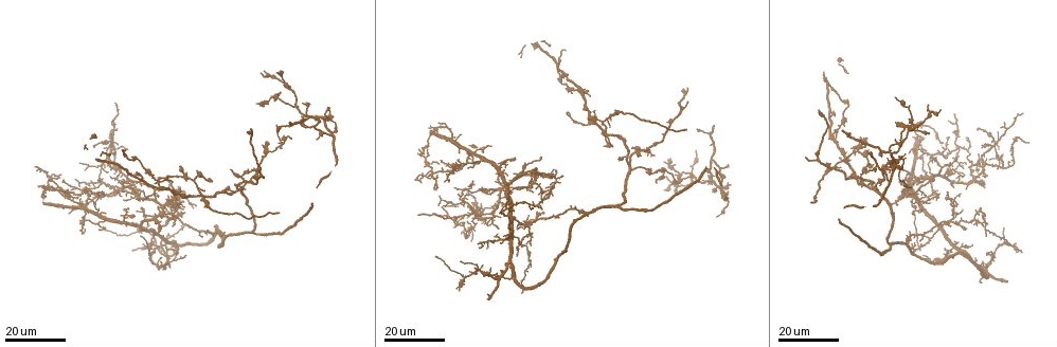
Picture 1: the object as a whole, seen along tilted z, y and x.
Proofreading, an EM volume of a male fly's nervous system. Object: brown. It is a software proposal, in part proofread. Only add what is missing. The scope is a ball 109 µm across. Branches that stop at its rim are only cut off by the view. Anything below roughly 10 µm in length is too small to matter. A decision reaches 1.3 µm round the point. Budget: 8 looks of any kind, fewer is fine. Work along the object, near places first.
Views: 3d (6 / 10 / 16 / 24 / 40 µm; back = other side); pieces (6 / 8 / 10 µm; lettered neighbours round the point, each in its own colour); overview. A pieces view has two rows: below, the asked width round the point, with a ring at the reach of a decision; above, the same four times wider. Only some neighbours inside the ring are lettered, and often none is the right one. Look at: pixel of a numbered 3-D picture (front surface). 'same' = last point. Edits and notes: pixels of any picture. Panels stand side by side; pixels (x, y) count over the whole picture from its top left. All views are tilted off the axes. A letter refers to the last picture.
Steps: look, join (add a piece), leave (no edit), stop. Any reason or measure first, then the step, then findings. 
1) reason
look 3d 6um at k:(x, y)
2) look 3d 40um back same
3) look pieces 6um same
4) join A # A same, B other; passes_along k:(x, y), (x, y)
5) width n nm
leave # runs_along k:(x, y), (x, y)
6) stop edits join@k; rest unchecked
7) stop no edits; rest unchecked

thin end
look 3d 24um at 1:(142, 207)

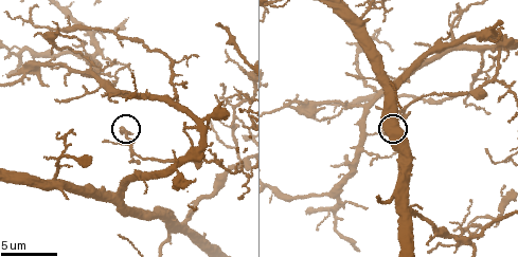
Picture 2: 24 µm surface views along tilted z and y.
look 3d 6um at 2:(120, 127)

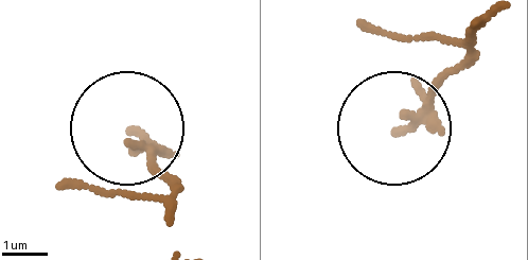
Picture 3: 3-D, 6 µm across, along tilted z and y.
look pieces 6um at 3:(398, 129)

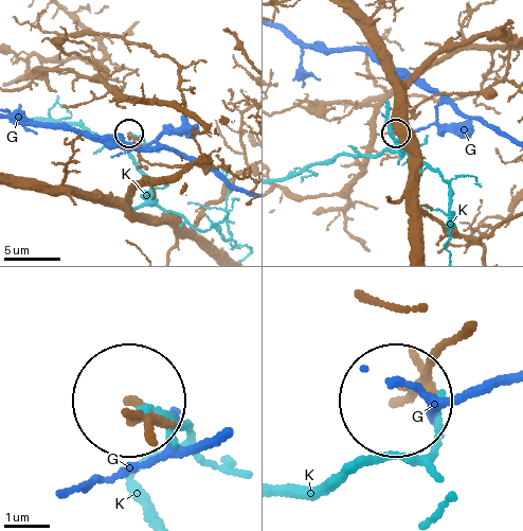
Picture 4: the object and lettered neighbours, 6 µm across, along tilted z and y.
leave # G other, K other; runs_along 4:(457, 334), (396, 394); no lettered piece goes on from it

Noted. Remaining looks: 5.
an open end
look pieces 8um at 2:(129, 16)

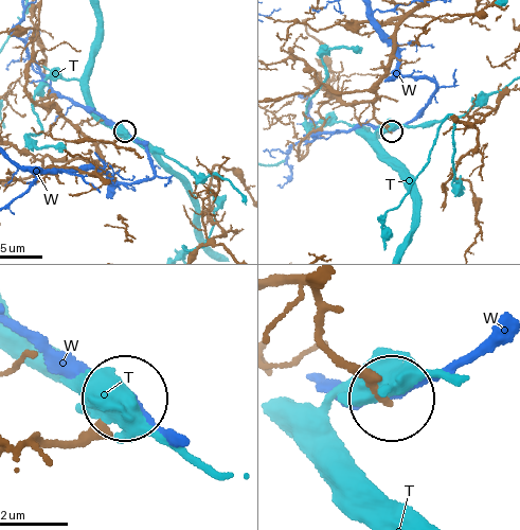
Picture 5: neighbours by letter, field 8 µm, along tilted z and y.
leave # T other, W other; runs_along 5:(316, 290), (317, 318), (336, 358), (391, 396); none of them fits

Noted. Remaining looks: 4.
tapers out
look 3d 16um at 1:(982, 225)

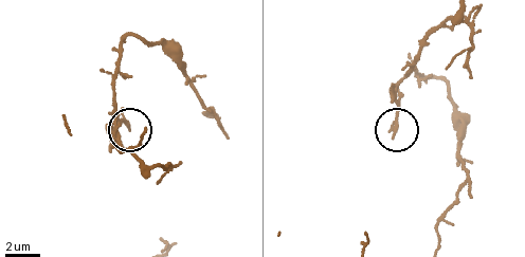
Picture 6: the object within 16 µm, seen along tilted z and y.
see the neighbours
look pieces 6um at 6:(394, 135)

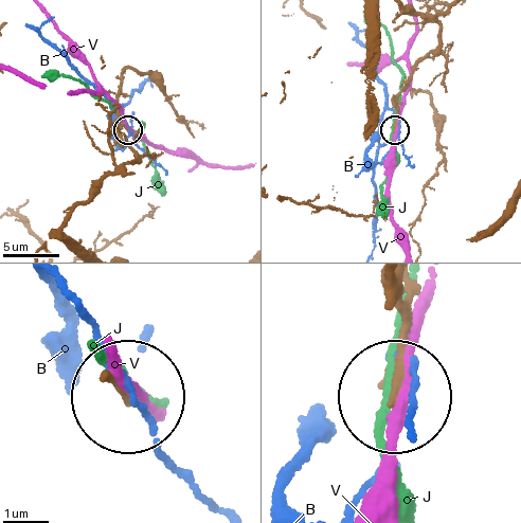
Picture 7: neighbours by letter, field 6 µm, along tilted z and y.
leave # B other, J other, V other; runs_along 7:(441, 15), (437, 48), (419, 62), (398, 96), (395, 127); none of them fits

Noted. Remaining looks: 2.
branch stops here
look 3d 24um at 1:(93, 145)

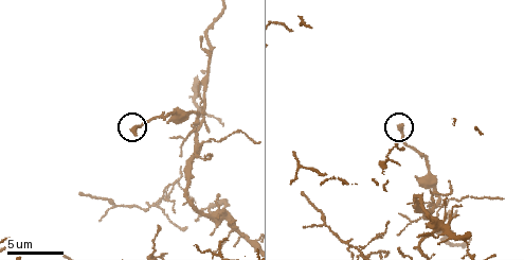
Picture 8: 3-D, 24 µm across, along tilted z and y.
look pieces 10um at 8:(402, 123)

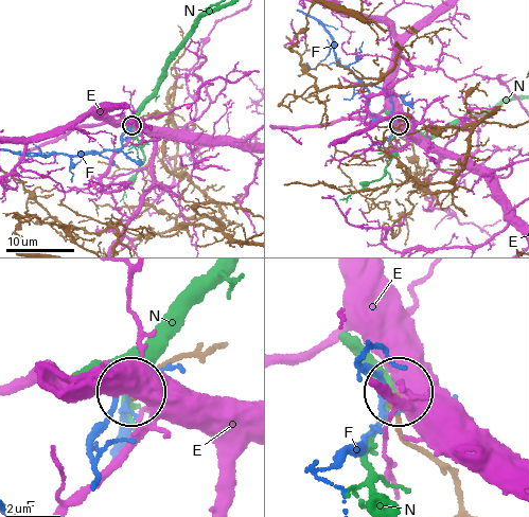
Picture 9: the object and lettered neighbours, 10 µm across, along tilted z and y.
leave # E other, F other, N other; none of them fits

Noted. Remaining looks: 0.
stop no edits; rest unchecked

